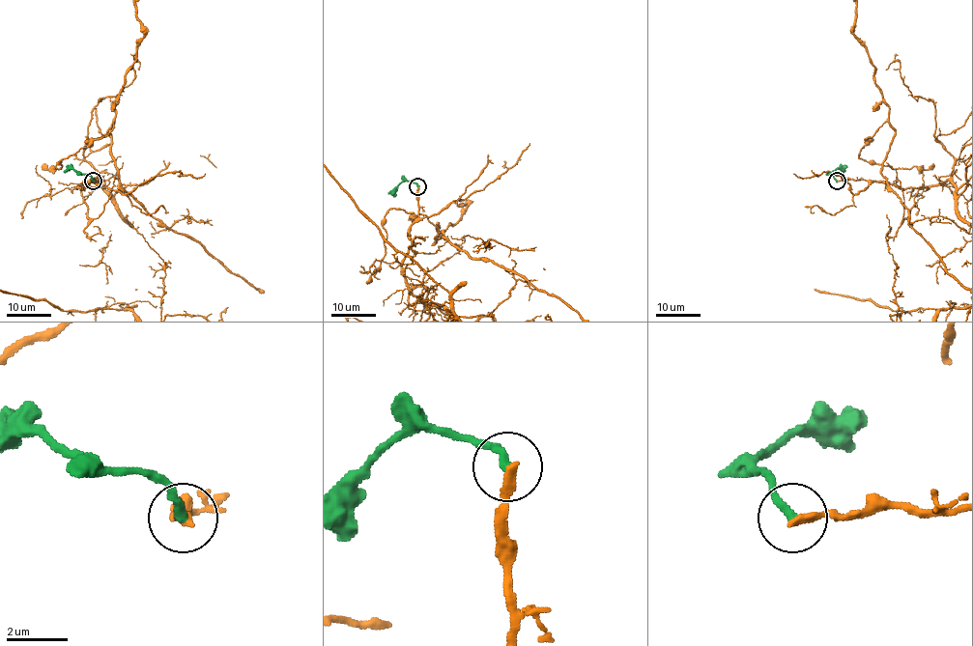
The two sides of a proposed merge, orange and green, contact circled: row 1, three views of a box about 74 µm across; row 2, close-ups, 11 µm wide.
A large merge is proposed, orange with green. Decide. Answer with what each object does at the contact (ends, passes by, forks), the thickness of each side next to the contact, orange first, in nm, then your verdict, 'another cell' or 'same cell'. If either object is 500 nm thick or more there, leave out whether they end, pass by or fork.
orange ends | green ends | 280/280 nm | another cell

